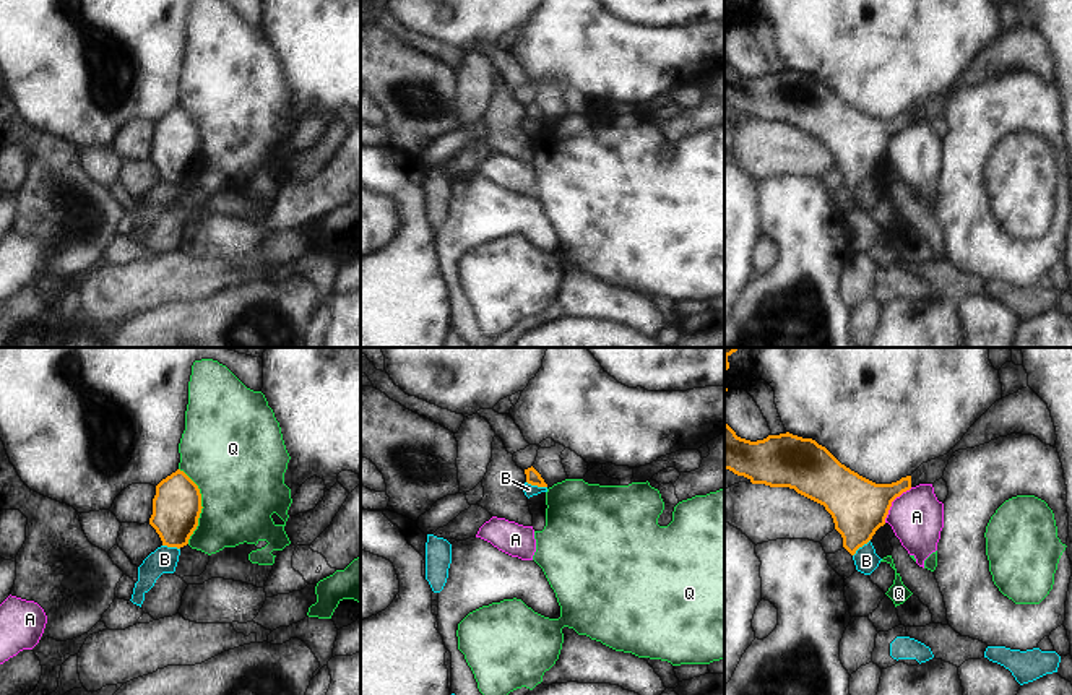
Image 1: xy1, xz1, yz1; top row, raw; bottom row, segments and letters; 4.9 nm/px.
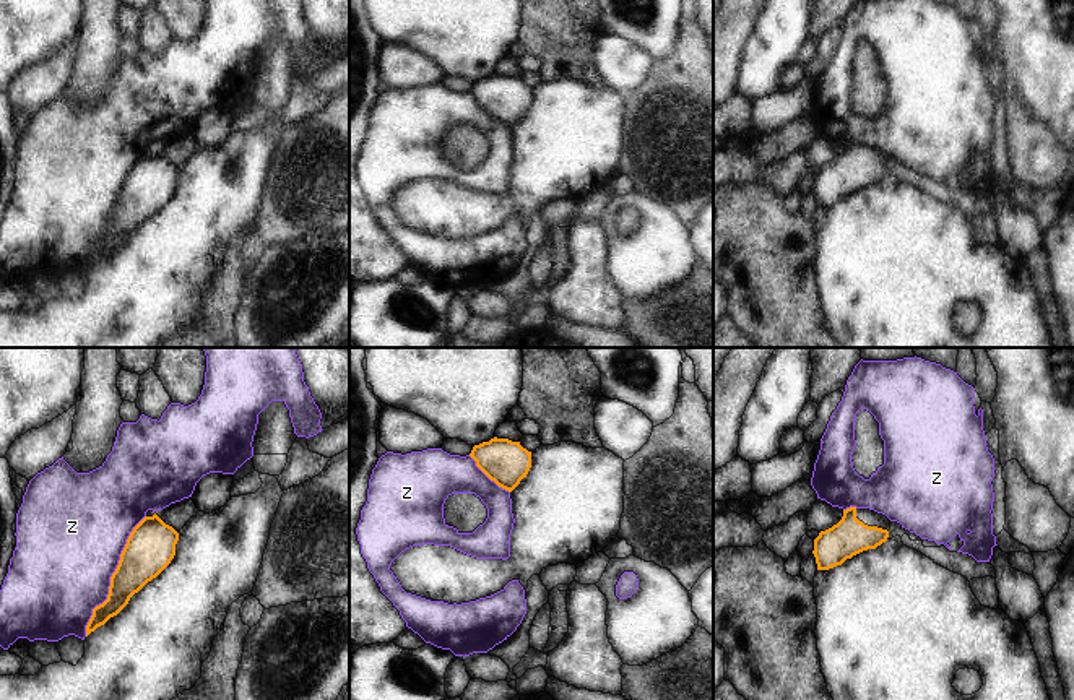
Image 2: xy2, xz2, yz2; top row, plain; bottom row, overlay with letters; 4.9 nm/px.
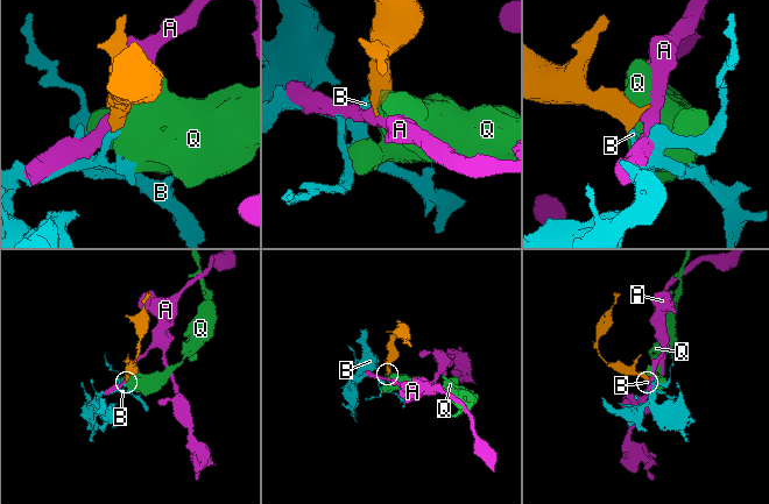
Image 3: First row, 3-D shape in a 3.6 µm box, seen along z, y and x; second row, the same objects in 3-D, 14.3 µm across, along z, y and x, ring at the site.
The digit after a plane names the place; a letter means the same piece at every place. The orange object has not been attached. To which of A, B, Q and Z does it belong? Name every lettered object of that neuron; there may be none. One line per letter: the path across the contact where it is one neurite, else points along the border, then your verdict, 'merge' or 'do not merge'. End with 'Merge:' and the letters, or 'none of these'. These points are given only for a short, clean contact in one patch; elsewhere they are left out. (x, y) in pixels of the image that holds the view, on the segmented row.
A: border yz1 (912, 487), (892, 502), (884, 522); do not merge
B: border xz1 (527, 481), (546, 487); do not merge
Q: do not merge
Z: do not merge
Merge: none of these

